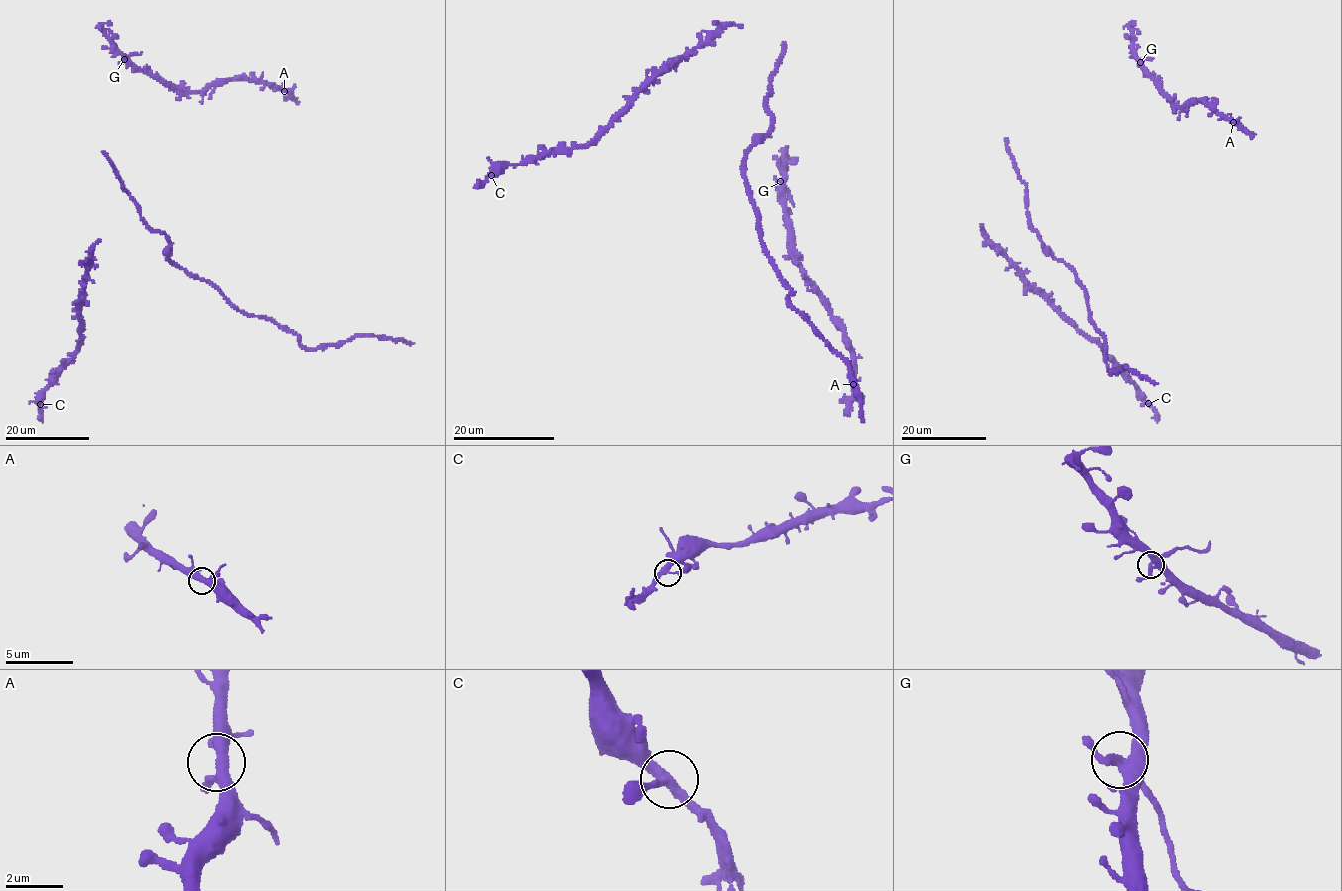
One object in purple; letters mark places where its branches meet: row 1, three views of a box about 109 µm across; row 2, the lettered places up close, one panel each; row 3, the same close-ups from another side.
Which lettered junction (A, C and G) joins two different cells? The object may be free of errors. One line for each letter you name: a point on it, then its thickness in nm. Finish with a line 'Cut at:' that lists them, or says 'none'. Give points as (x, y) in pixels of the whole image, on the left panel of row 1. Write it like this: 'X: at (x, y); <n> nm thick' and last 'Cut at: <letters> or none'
G: at (124, 59); 360 nm thick
Cut at: G

